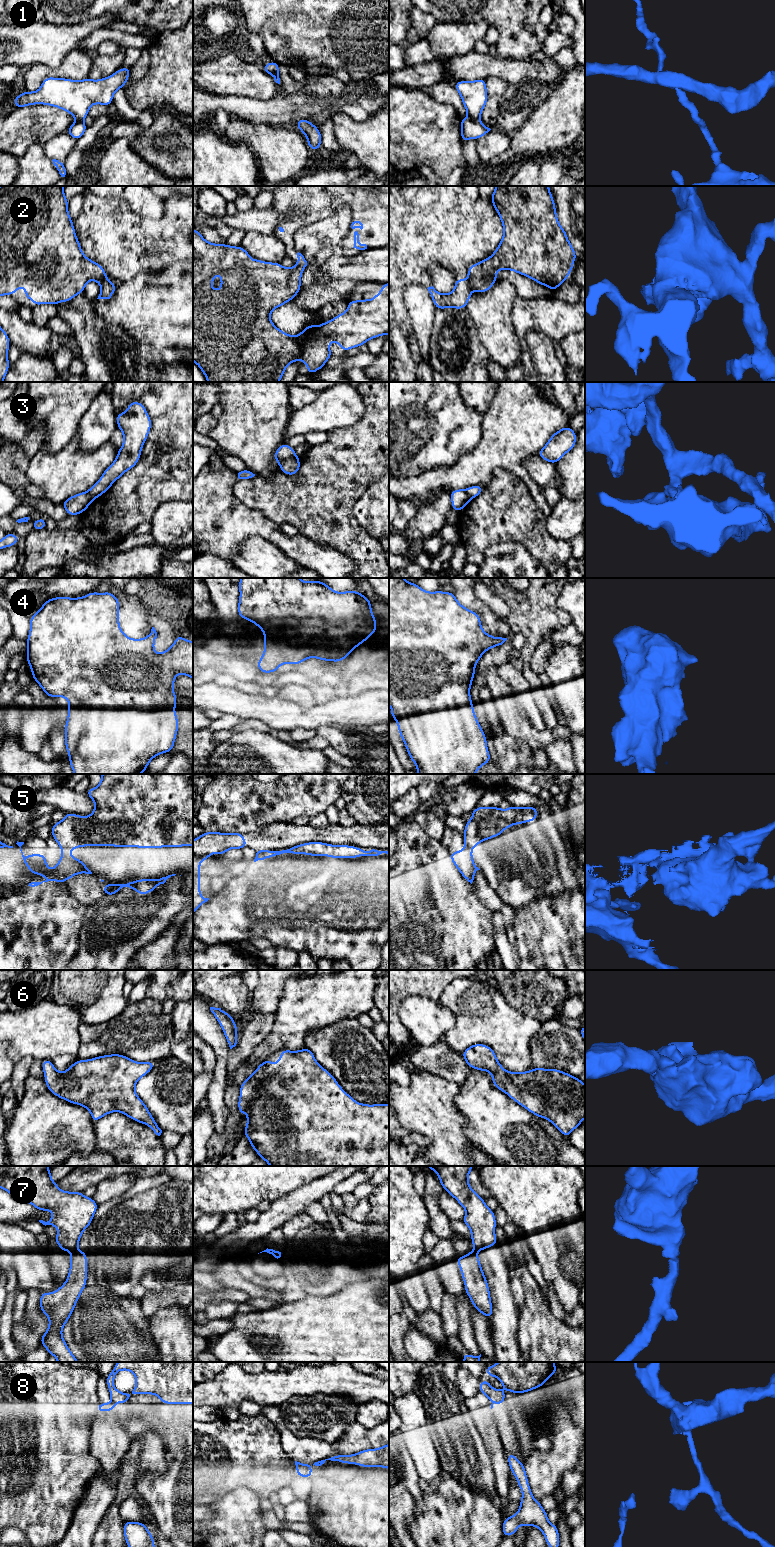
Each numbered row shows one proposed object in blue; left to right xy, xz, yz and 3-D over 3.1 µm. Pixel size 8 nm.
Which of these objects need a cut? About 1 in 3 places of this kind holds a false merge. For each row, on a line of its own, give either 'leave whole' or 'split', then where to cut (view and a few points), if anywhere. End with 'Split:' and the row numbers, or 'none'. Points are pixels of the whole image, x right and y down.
1: split; cut yz (468, 116), (478, 122)
2: split; cut yz (468, 278), (473, 287)
3: split; cut xz (295, 455), (286, 458), (280, 464)
4: leave whole; cut none
5: split; cut xy (59, 844), (74, 845), (76, 847)
6: leave whole; cut none
7: split; cut xy (77, 1250), (72, 1252)
8: split; cut xy (112, 1401), (114, 1403)
Split: 1, 2, 3, 5, 7, 8

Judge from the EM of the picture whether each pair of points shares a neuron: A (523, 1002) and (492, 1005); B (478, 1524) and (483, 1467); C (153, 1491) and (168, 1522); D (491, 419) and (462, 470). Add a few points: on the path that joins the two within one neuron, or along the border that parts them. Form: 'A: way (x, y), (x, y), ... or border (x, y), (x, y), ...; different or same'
A: border (494, 985), (508, 1003), (529, 1015); different
B: border (459, 1481), (490, 1497), (496, 1496); different
C: way (161, 1499), (168, 1506), (168, 1514); same
D: way (491, 432), (491, 442), (475, 458); same

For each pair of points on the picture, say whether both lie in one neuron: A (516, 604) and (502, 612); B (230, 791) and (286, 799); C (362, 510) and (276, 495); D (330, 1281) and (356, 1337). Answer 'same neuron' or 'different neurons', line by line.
A: different neurons
B: same neuron
C: different neurons
D: different neurons

